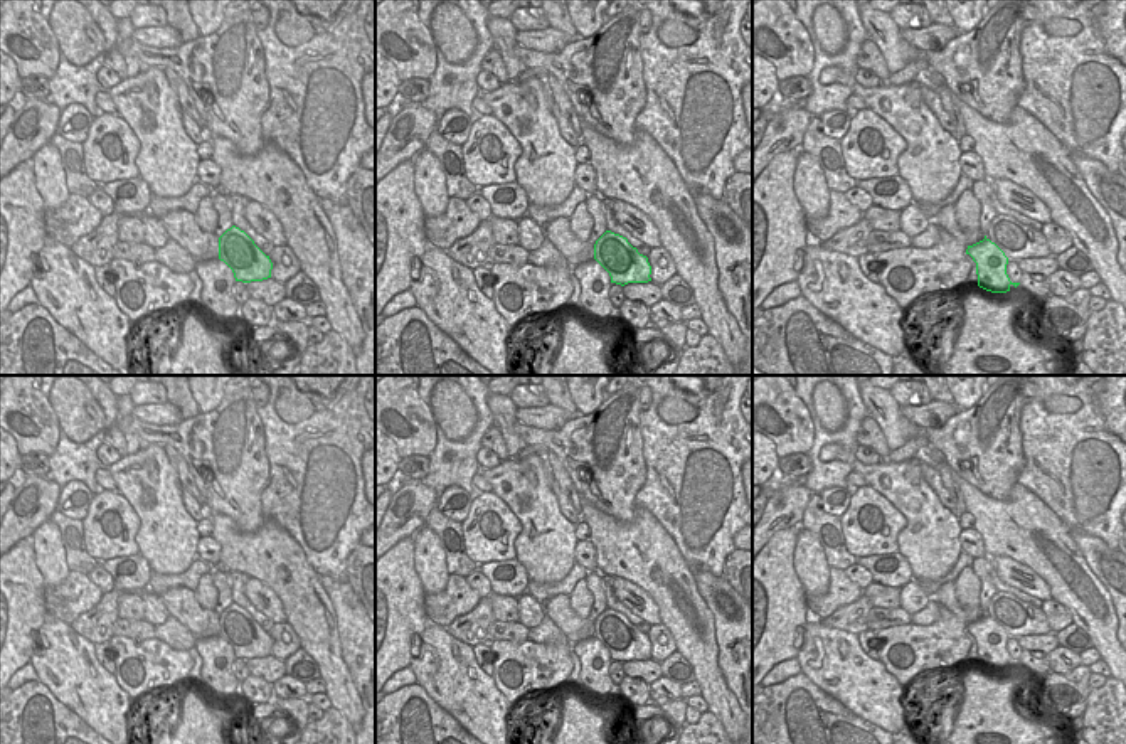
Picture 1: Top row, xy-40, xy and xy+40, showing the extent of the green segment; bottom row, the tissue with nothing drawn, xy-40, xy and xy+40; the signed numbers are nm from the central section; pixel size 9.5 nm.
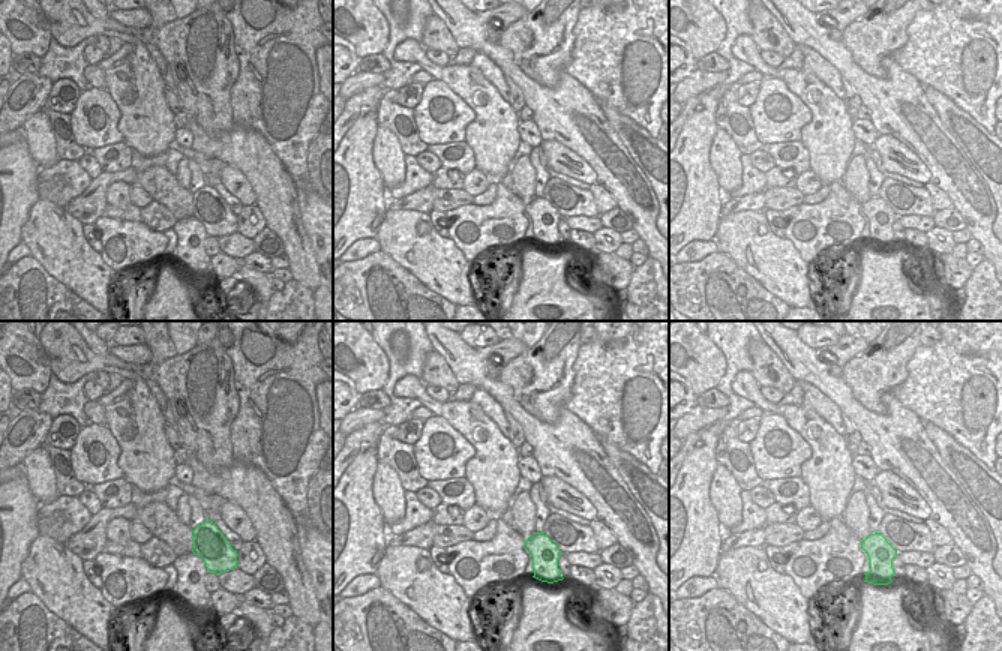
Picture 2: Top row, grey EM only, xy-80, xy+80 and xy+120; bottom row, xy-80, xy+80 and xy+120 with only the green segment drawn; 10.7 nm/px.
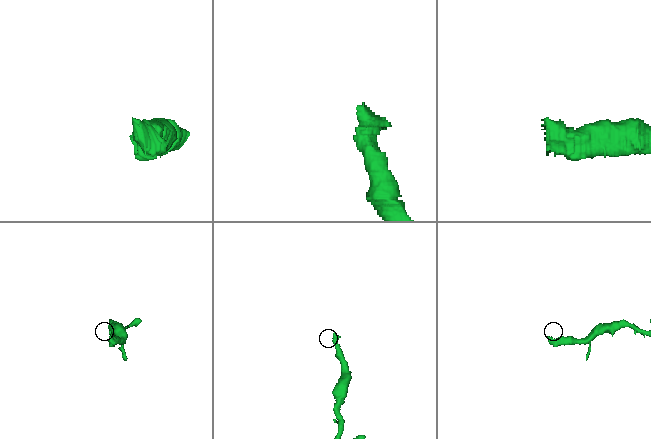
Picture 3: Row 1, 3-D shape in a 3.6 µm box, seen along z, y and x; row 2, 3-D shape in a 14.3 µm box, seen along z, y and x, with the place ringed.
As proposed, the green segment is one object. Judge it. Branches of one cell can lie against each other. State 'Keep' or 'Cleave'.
Cleave.

